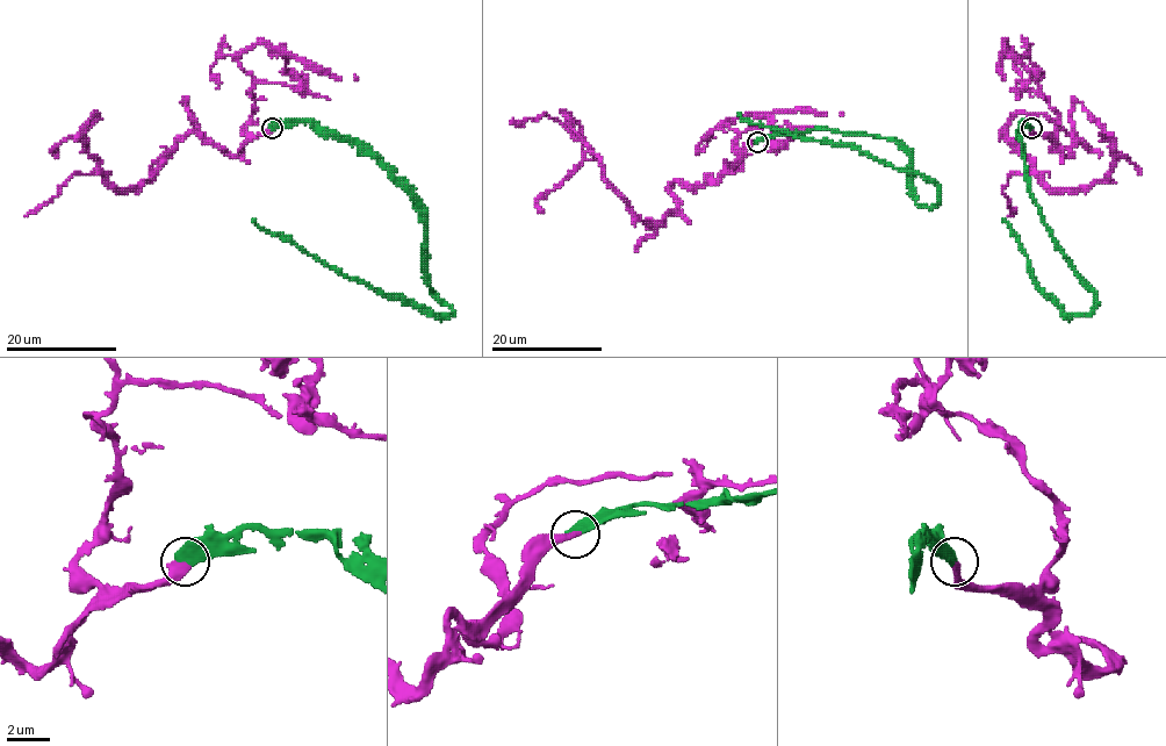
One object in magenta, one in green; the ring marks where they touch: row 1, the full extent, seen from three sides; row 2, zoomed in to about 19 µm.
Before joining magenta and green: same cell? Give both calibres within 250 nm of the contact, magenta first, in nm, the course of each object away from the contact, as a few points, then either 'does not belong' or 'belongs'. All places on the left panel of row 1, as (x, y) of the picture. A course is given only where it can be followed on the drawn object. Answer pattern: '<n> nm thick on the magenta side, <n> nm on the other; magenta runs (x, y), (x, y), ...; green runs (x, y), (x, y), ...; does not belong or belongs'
400 nm thick on the magenta side, 440 nm on the other; magenta runs (272, 128), (232, 156), (184, 101), (193, 129), (149, 180), (120, 191), (84, 136), (99, 114), (57, 156); green runs (272, 128), (300, 120), (357, 138), (418, 208), (423, 279), (453, 315), (420, 309), (346, 278), (254, 220); belongs

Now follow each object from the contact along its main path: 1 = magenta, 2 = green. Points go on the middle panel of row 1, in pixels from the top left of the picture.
1: (757, 141), (718, 180), (675, 181), (678, 212), (649, 224), (569, 116), (584, 155), (542, 213)
2: (757, 141), (820, 129), (890, 138), (908, 155), (913, 199), (933, 206), (938, 198), (926, 176), (740, 113)

